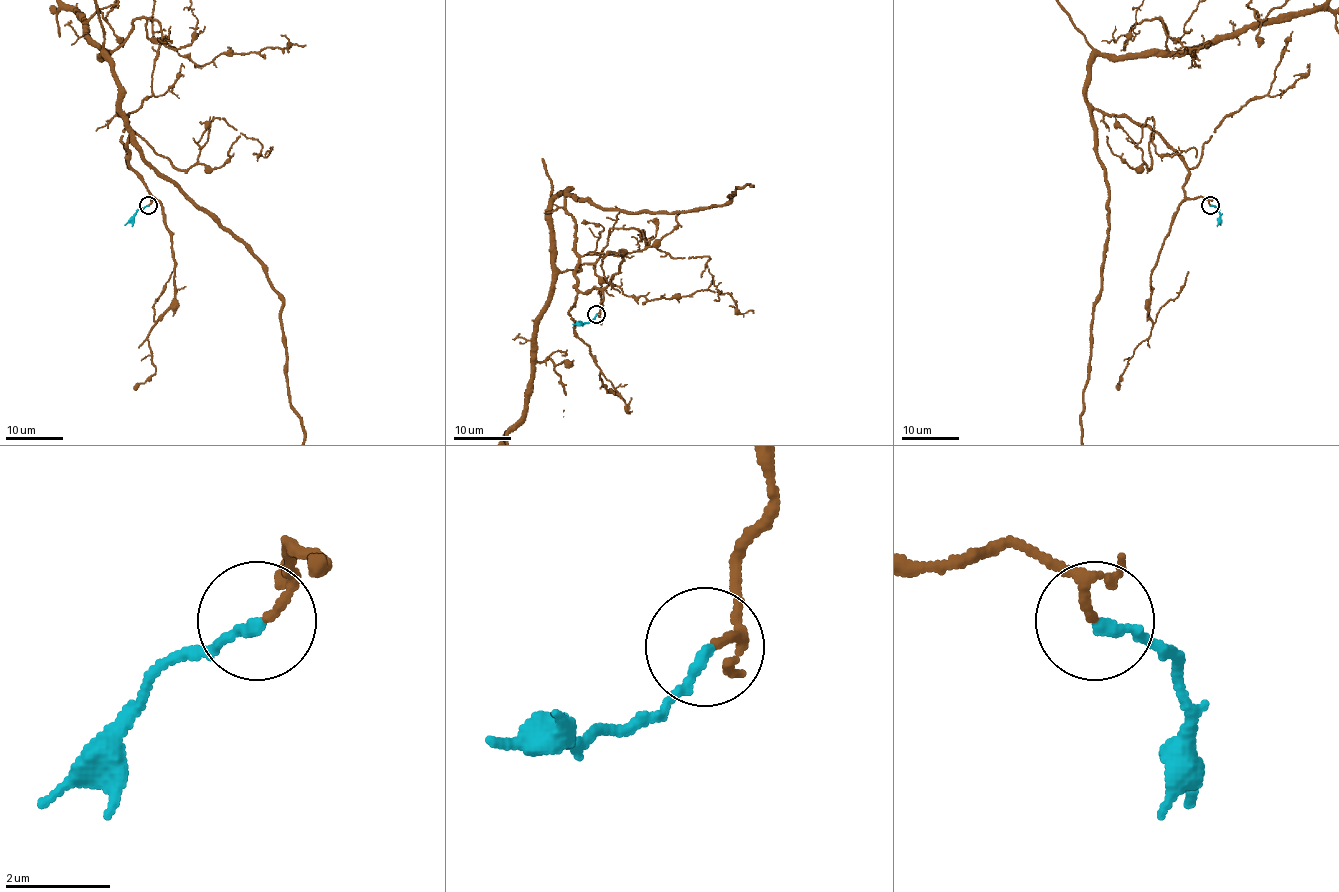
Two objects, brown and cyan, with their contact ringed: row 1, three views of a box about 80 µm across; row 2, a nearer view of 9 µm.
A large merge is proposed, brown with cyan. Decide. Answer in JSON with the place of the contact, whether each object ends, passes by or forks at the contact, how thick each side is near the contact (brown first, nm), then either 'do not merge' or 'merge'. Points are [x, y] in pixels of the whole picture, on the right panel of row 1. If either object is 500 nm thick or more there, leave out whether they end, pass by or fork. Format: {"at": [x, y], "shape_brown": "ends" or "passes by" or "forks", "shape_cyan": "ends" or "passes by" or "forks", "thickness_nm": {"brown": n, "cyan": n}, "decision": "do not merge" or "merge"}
{"at": [1210, 205], "shape_brown": "passes by", "shape_cyan": "ends", "thickness_nm": {"brown": 110, "cyan": 240}, "decision": "merge"}

